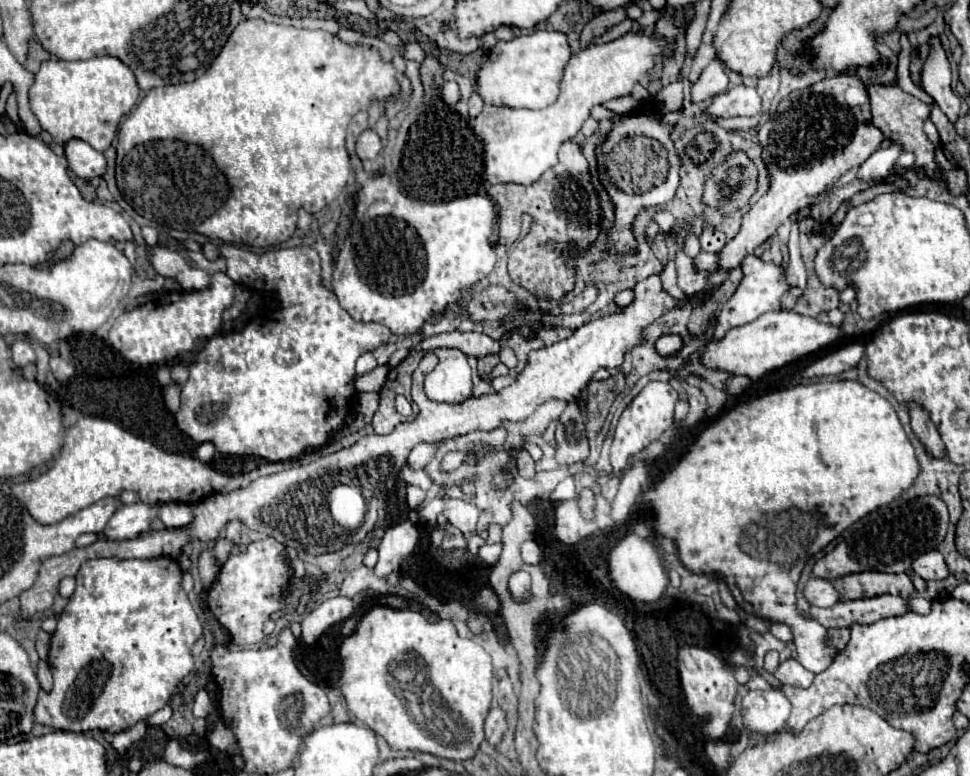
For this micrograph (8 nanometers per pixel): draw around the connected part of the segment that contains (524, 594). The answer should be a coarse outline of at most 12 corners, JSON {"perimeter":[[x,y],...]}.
{"perimeter":[[517,572],[509,580],[515,598],[529,598],[529,574]]}

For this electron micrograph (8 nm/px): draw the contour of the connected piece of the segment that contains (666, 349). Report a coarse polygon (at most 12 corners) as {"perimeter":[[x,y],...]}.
{"perimeter":[[661,336],[655,342],[659,354],[669,356],[681,348],[679,336]]}

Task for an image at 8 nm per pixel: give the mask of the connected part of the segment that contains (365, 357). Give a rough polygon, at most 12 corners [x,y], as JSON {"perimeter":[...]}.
{"perimeter":[[365,352],[357,358],[357,374],[377,366],[375,356]]}

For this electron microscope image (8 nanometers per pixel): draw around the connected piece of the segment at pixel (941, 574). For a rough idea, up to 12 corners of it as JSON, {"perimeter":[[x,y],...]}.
{"perimeter":[[937,550],[917,556],[911,568],[923,580],[949,574]]}

